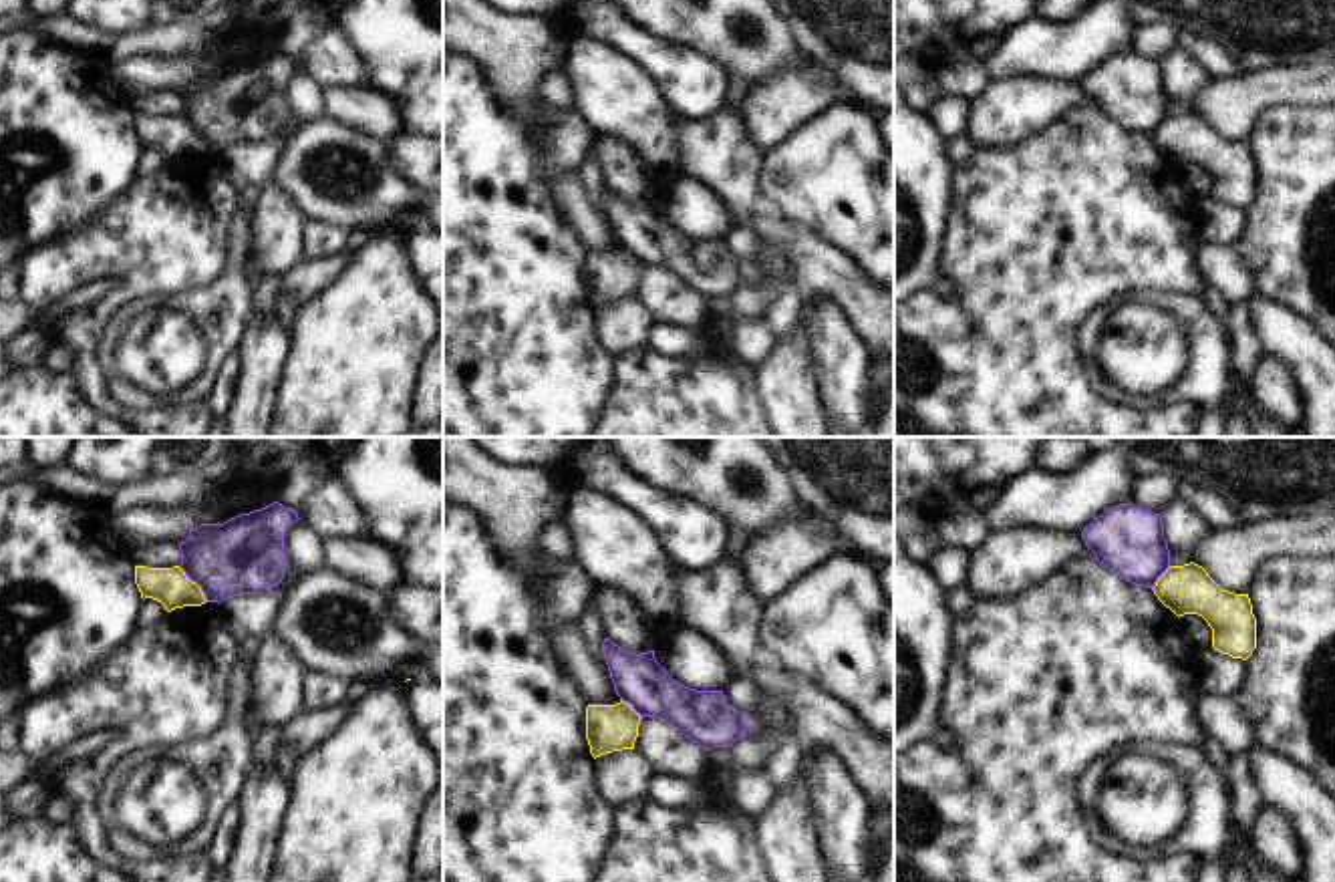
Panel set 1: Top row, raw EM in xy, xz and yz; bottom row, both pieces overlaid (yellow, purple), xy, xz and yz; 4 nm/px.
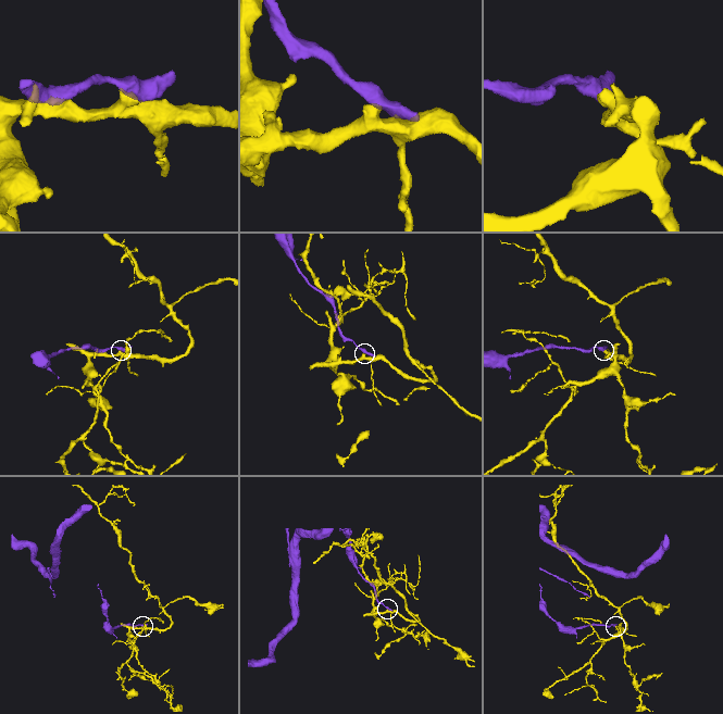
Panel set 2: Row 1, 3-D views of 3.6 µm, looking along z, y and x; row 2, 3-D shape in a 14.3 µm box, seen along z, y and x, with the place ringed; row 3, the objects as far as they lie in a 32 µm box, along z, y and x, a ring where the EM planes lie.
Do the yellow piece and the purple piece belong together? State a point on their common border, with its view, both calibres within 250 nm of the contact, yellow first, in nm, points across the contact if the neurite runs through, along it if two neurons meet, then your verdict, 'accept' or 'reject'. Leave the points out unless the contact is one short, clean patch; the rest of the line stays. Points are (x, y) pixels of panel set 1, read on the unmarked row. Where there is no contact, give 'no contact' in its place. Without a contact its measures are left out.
contact xy (196, 133); calibres 150 and 300 nm; border xy (178, 115), (208, 150); reject

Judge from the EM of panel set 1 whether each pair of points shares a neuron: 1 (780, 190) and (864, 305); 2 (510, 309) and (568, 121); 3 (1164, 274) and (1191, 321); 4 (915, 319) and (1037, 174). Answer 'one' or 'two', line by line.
1: two
2: one
3: two
4: one

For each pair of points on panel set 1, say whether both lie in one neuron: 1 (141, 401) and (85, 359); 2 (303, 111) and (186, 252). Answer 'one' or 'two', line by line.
1: two
2: two

